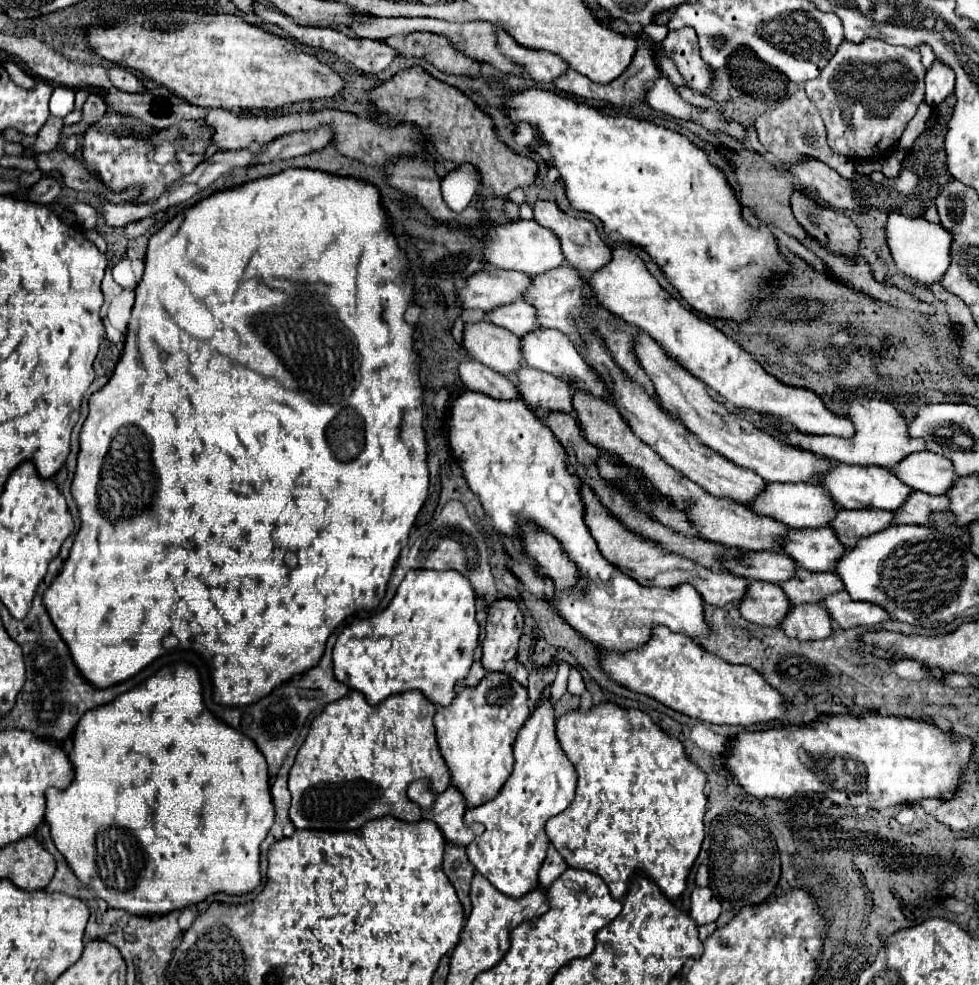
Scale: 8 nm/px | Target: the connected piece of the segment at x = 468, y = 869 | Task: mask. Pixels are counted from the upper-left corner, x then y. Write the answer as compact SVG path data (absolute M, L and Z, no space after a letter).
M446 845L442 869L458 893L458 899L464 907L464 917L468 917L472 911L468 893L470 893L470 883L474 877L474 867L466 857L466 849L458 845Z

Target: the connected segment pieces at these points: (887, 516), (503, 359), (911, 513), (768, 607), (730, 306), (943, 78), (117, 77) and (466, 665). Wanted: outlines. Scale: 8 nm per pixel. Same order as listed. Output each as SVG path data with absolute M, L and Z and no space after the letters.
M840 509L830 523L842 545L854 547L860 537L874 535L892 523L892 513L882 509Z
M490 321L464 323L462 347L472 359L502 375L514 373L522 365L520 339Z
M922 491L910 493L910 499L906 499L906 505L902 509L892 511L894 513L894 525L926 525L928 515L934 511L946 511L948 509L948 497L946 495L926 495Z
M752 581L746 587L746 593L740 601L740 613L746 621L776 627L782 623L790 609L790 603L780 589L780 585L770 585L766 581Z
M528 89L528 91L518 91L518 93L512 93L512 95L506 95L504 97L504 115L518 127L522 121L524 123L530 123L532 127L538 129L540 133L540 139L548 145L550 153L552 153L552 165L560 171L560 177L564 181L564 187L566 187L566 197L570 201L570 205L578 211L586 211L586 213L592 213L596 215L602 225L604 225L604 231L607 234L617 233L632 245L641 246L646 249L646 253L652 257L652 261L662 269L664 277L680 291L682 299L696 311L708 315L708 317L716 317L716 319L736 319L736 321L744 321L750 313L750 307L756 303L756 295L760 291L760 283L764 279L764 271L766 269L788 269L788 263L786 259L780 255L780 249L778 249L778 239L772 235L770 227L768 225L762 225L760 229L754 229L750 227L748 223L744 223L740 211L742 211L742 205L738 203L734 191L730 189L730 185L726 183L726 177L724 173L718 169L718 167L712 167L708 163L708 155L698 149L694 143L690 143L684 135L676 133L676 131L670 131L670 129L664 129L664 127L658 127L650 121L638 121L638 119L630 119L630 117L606 117L606 115L600 115L594 107L588 107L584 103L576 103L574 99L570 97L560 97L552 91L544 91L544 89Z
M934 61L932 69L926 73L926 103L930 107L936 107L952 91L954 91L954 73L946 65Z
M112 67L112 69L108 71L108 77L110 77L112 85L114 85L116 89L120 89L120 91L126 91L126 93L140 93L140 91L144 91L140 79L138 79L132 71L128 71L128 69Z
M422 569L422 571L408 571L408 575L404 577L404 581L400 583L398 587L398 593L394 597L394 601L382 611L382 613L376 613L368 619L354 619L350 627L346 627L340 635L338 635L338 641L334 645L334 653L332 653L332 659L334 659L334 677L336 681L348 685L350 689L354 691L362 691L362 695L366 697L366 701L370 701L370 705L378 705L382 703L386 697L390 695L396 695L396 693L404 693L404 691L414 691L418 689L420 693L424 693L424 697L434 703L434 705L450 705L452 699L454 699L454 683L458 679L464 679L470 671L470 665L472 665L472 655L474 655L474 649L478 645L478 635L480 635L480 627L476 623L476 609L474 609L474 601L476 601L476 595L472 591L472 585L466 577L462 577L460 573L454 573L454 571L428 571L428 569Z

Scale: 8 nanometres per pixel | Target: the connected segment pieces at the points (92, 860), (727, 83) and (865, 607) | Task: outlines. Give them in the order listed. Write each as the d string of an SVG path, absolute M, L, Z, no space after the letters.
M182 661L164 666L154 674L154 677L152 675L140 686L136 686L136 689L122 693L112 703L86 711L74 731L74 747L68 757L74 767L74 779L66 791L58 789L46 791L46 823L50 825L50 835L56 849L64 855L74 875L110 907L124 909L132 915L142 917L166 915L172 911L198 905L200 901L206 901L216 893L244 895L260 885L258 869L260 843L264 841L268 829L274 823L274 805L268 787L268 765L262 759L262 753L258 751L254 741L250 741L246 735L224 725L212 713L208 713L202 701L200 677L194 667Z
M714 69L714 85L710 85L710 89L706 89L704 95L716 103L726 103L732 99L732 91L734 91L734 85L728 73Z
M838 591L832 593L828 597L824 597L824 607L828 609L830 617L842 627L842 629L850 629L850 627L872 627L878 623L888 621L888 613L878 607L878 605L870 605L870 603L858 603L852 601L850 595L846 591Z

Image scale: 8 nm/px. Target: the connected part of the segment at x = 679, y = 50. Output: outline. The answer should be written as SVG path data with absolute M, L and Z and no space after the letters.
M682 27L676 31L668 31L662 41L662 49L678 65L678 71L688 81L692 91L700 95L710 85L712 69L700 57L700 47L694 29Z

